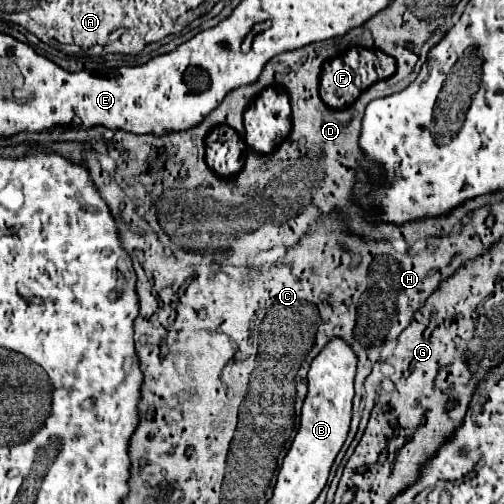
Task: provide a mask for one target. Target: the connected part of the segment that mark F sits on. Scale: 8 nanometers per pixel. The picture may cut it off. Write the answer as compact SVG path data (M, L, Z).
M347 48L339 56L325 60L321 68L321 86L319 94L329 108L343 110L345 104L351 104L361 90L369 88L377 80L385 80L395 72L395 60L375 48Z

